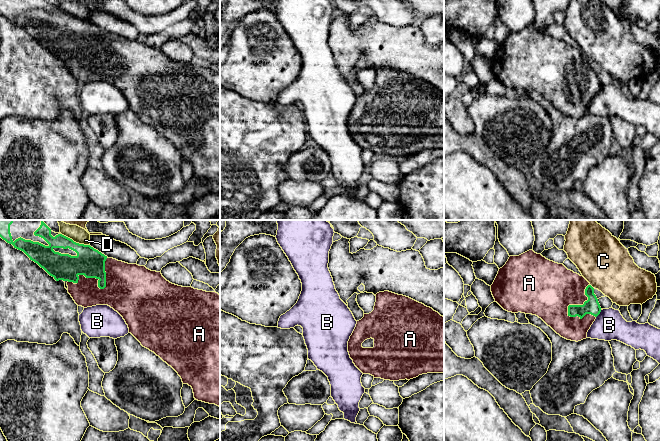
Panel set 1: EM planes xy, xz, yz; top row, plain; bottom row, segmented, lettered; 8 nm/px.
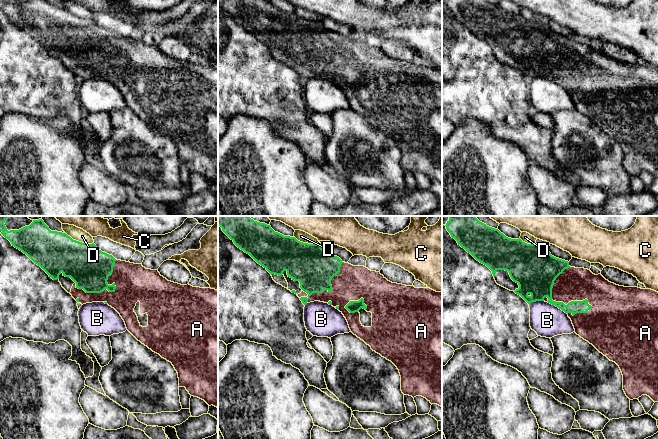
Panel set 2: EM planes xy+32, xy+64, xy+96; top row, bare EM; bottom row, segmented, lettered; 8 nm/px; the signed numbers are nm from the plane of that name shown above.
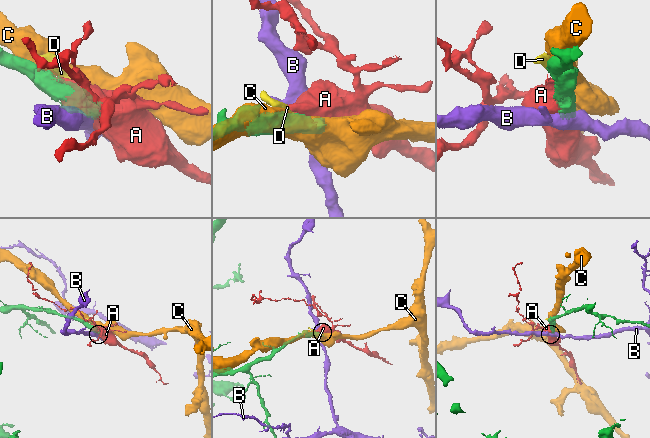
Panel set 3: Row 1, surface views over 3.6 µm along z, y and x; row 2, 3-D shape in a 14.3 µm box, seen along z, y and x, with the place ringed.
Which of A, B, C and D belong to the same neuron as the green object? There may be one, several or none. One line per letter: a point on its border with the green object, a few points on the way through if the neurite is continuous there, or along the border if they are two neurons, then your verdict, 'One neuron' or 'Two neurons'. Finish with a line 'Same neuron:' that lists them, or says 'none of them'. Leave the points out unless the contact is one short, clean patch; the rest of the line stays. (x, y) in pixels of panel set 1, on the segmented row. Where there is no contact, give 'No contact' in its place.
A: Touches green at yz (580, 305). One neuron
B: Touches green at yz (599, 313). Boundary: yz (601, 310), (596, 317). Two neurons
C: Touches green at yz (591, 286). Two neurons
D: Touches green at xy (75, 242). Boundary: xy (61, 233), (76, 242), (89, 245). Two neurons
Same neuron: A

